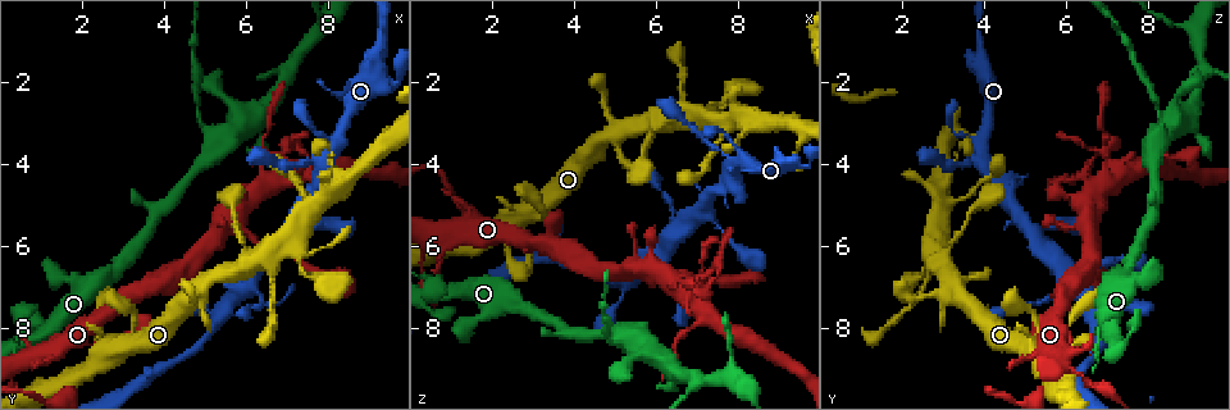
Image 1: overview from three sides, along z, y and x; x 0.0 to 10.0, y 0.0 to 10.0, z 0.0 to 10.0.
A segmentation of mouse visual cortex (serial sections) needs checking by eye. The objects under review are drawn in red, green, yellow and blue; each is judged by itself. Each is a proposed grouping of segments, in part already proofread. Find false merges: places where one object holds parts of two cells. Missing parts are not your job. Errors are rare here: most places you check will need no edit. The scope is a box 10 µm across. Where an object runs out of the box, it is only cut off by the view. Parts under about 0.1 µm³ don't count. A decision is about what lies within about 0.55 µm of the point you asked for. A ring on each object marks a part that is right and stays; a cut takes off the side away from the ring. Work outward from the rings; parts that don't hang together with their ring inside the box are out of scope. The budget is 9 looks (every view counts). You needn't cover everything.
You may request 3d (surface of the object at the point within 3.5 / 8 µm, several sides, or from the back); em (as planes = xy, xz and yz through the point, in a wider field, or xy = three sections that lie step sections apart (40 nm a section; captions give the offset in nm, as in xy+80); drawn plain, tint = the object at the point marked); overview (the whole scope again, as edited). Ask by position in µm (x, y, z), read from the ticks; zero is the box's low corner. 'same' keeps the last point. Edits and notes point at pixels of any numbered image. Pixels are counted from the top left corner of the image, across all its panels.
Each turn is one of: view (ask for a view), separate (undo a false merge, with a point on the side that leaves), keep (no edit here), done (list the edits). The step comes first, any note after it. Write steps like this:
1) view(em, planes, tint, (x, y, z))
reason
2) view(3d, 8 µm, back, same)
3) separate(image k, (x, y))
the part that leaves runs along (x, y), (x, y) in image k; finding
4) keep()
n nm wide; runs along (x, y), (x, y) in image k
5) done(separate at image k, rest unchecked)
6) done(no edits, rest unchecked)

view(3d, 8 µm, (8.05, 3.95, 3.95))
a fork

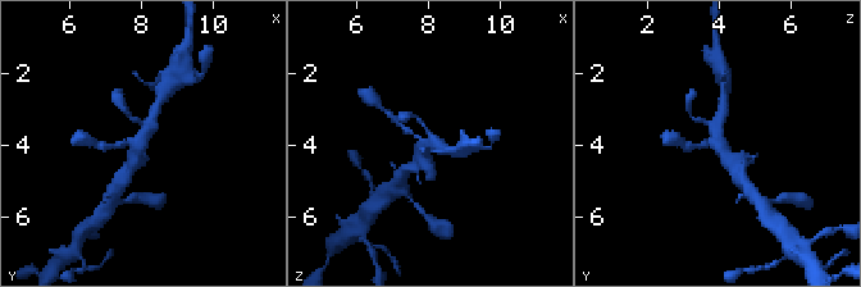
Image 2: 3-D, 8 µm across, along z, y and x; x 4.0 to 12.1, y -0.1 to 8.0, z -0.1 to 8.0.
view(3d, 3.5 µm, same)

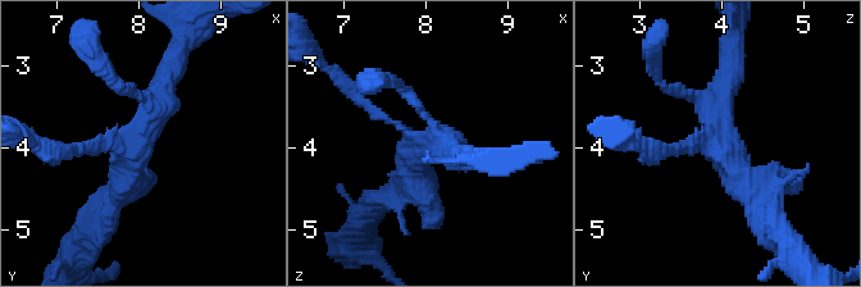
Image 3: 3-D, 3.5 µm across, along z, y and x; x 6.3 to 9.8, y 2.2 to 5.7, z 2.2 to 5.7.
view(em, xy, step 5, tint, (7.95, 3.95, 4.00))
shape alone is not enough

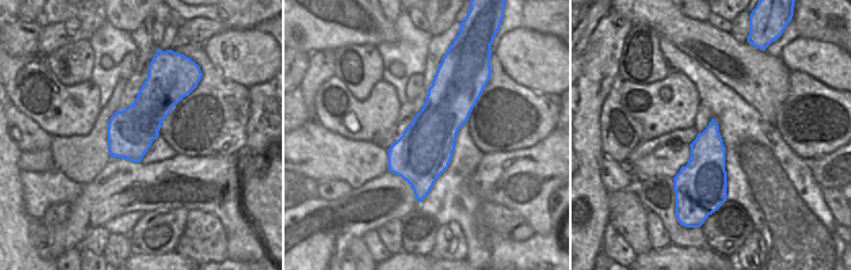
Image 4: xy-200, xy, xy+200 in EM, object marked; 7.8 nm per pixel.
keep()
runs along (169, 69), (106, 210) in image 3; continuous, no second cell

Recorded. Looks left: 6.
view(3d, 3.5 µm, (4.85, 2.65, 8.25))
narrows sharply

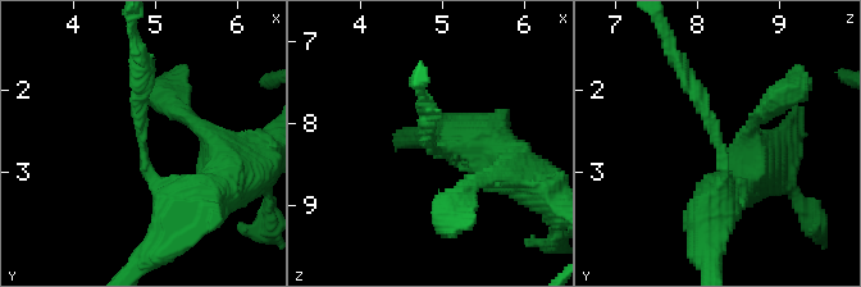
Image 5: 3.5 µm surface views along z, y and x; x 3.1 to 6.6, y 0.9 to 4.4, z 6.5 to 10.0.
view(em, xy, step 3, tint, (4.85, 2.65, 8.25))

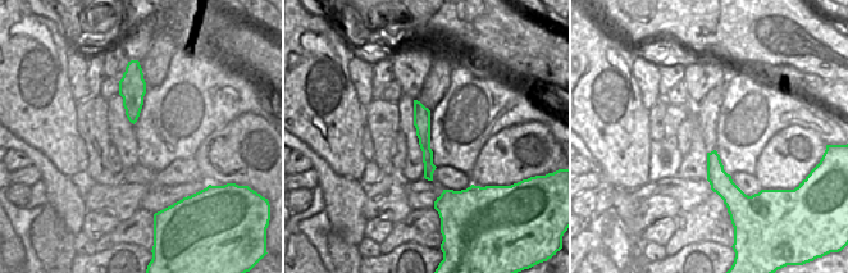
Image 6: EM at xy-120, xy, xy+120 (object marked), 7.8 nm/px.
view(em, xy, step 1, tint, same)

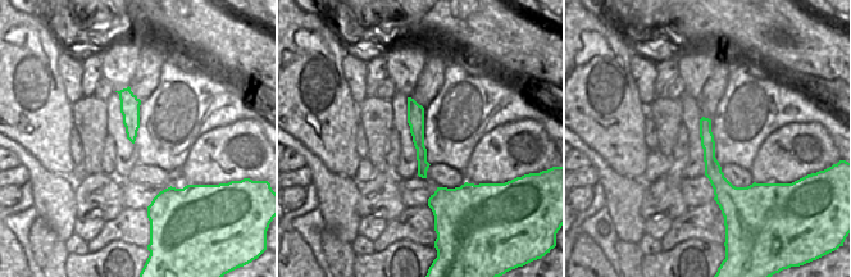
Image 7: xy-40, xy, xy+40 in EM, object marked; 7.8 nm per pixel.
keep()
arms of 200, 450 nm; runs along (704, 121), (709, 159), (723, 200) in image 7; one cell here

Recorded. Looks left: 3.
view(3d, 3.5 µm, (6.95, 1.75, 9.25))
three arms meet

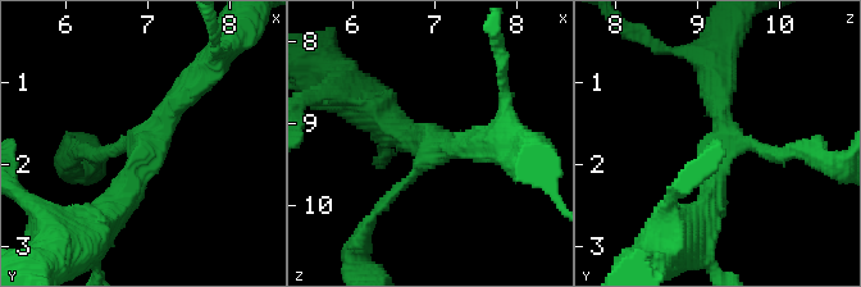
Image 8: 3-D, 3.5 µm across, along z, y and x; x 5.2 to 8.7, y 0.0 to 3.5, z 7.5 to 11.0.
view(em, xy, step 1, tint, (6.95, 1.70, 9.30))
now the EM

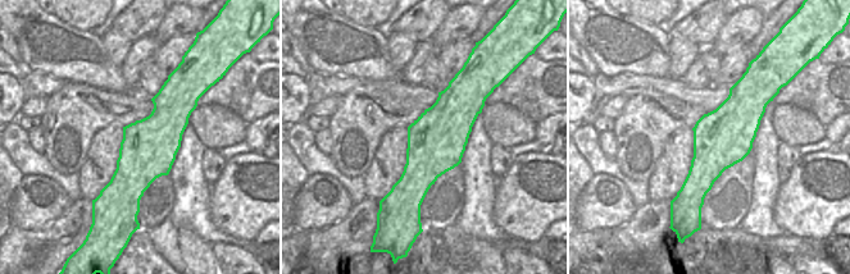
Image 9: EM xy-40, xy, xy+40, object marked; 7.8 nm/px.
view(em, xy, step 5, tint, same)

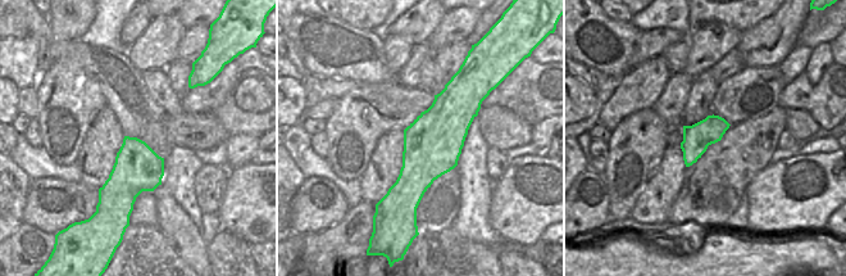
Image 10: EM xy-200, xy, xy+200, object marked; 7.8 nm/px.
keep()
3 arms; arms of 150, 350, 350 nm; runs along (110, 214), (146, 140), (205, 72) in image 8; all the same cell

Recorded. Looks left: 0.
done(no edits, rest unchecked)

